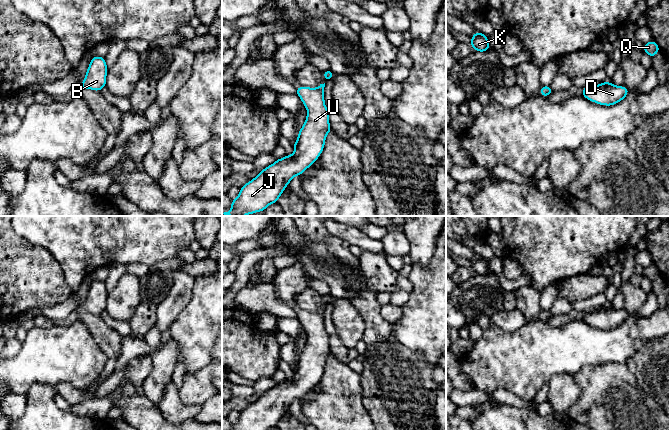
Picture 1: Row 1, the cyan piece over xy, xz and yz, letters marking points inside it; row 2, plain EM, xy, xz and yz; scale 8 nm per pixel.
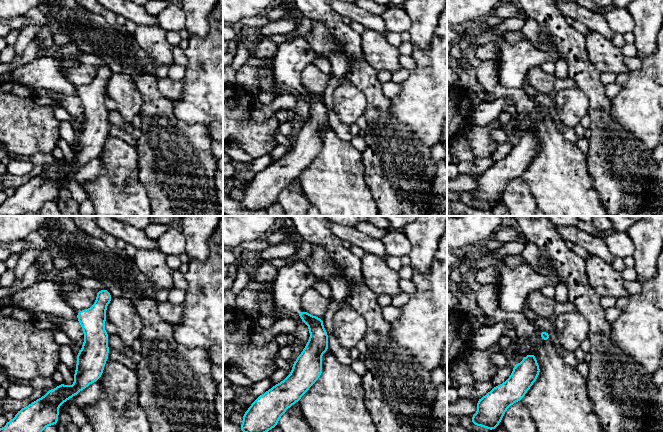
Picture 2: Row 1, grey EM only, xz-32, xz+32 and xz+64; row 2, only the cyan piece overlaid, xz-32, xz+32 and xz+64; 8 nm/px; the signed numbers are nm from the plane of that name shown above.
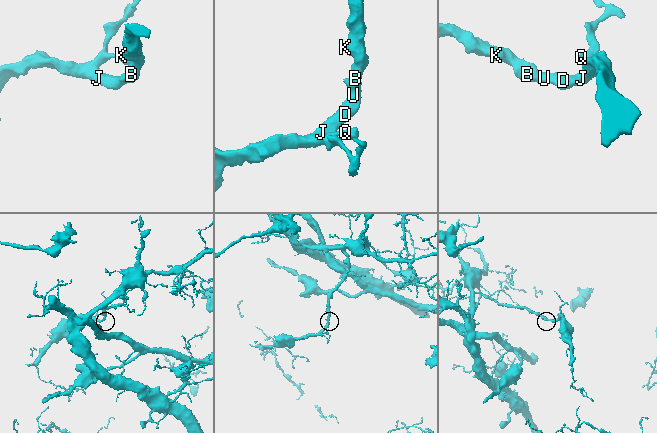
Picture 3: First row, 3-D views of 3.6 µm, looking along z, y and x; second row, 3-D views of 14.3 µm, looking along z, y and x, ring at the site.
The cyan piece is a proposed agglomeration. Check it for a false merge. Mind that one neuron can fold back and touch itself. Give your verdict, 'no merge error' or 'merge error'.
no merge error

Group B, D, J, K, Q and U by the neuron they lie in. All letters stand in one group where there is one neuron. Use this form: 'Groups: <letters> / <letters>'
Groups: B D J K Q U

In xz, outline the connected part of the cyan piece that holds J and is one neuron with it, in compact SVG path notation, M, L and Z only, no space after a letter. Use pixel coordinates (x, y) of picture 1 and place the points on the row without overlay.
M324 308L316 312L297 311L296 318L307 333L306 344L293 368L294 377L277 383L240 412L231 430L269 430L277 424L294 400L301 398L321 379L331 354L325 330Z

